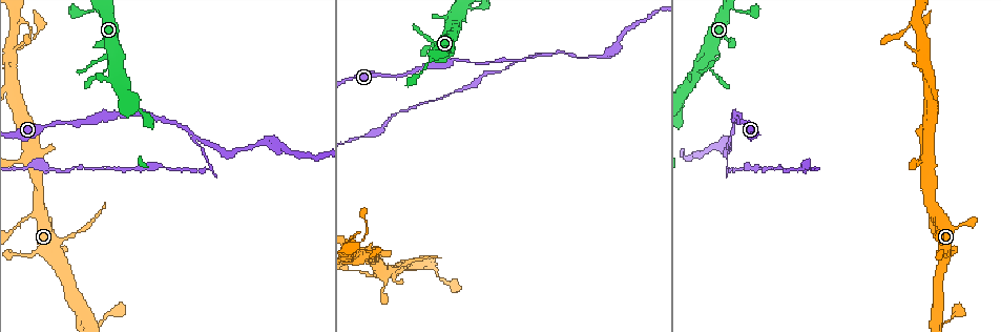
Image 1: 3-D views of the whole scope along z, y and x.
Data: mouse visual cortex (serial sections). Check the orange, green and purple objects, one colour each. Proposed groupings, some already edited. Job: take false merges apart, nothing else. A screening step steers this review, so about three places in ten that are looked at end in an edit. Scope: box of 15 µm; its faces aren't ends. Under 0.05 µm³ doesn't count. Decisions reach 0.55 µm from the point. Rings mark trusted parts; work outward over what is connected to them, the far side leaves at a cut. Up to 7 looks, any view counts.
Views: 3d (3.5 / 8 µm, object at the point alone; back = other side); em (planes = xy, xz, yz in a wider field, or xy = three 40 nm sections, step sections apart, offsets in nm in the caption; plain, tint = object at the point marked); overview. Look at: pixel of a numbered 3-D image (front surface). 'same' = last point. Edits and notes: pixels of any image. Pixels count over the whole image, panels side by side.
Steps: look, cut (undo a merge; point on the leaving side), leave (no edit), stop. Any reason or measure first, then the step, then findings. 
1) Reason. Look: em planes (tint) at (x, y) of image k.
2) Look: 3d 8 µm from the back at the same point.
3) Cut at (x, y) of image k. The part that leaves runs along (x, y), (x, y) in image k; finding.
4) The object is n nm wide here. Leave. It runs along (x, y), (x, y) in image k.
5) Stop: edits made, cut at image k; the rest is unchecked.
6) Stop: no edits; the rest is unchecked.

Thin arm on a thick one. Look: 3d 3.5 µm at (921, 46) of image 1.

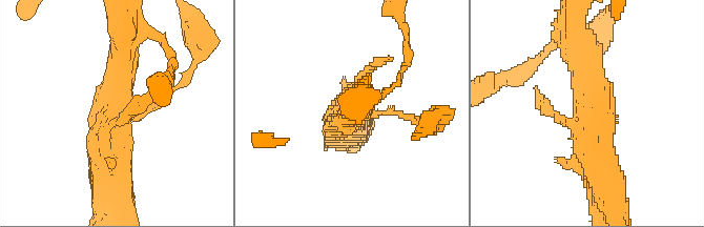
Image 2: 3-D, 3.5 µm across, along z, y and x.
Look: em xy step 3 (tint) at (589, 112) of image 2.

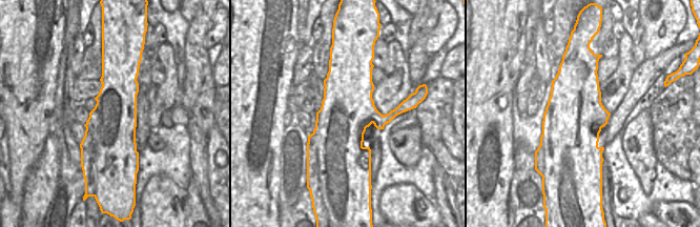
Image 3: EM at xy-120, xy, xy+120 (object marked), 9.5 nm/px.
The object is 500 nm wide here. Leave. It runs along (606, 180), (596, 158), (577, 41) in image 2; one cell here.

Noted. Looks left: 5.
Sharp bend. Look: 3d 8 µm at (719, 51) of image 1.

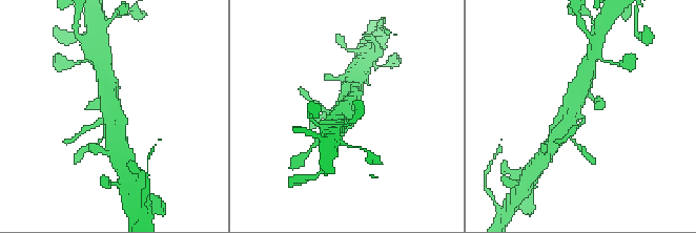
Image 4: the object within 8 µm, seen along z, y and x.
Look: 3d 3.5 µm at (582, 117) of image 4.

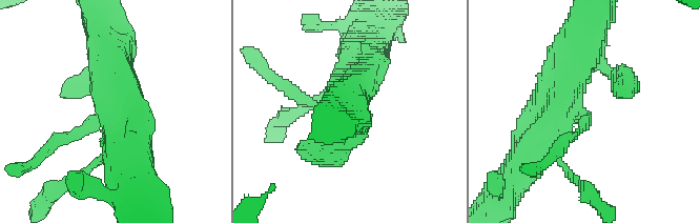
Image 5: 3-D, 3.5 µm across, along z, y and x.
Now the EM. Look: em planes (tint) at (584, 114) of image 5.

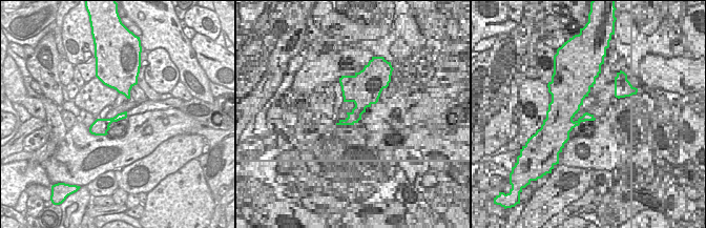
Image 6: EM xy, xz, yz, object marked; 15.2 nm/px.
Leave. It runs along (111, 61), (118, 109), (53, 144) in image 5; continuous, no second cell.

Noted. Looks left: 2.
Sudden change in width. Look: 3d 3.5 µm at (66, 239) of image 1.

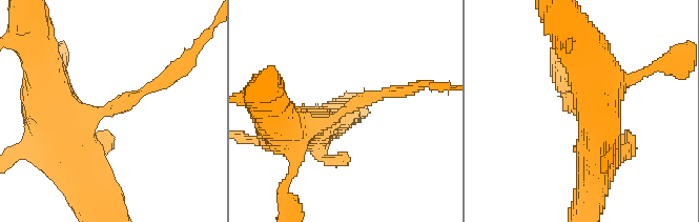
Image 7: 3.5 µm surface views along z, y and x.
Shape alone is not enough. Look: em xy step 1 (tint) at (342, 111) of image 7.

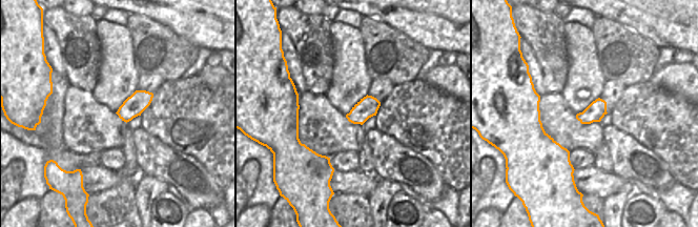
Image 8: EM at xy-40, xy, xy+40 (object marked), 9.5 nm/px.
The object is 200 nm wide here. Cut at (129, 102) of image 7. The part that leaves runs along (93, 113), (127, 102), (176, 71) in image 7; two cells meet here.

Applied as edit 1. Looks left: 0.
Stop: edits made, cut at image 7; the rest is unchecked.

